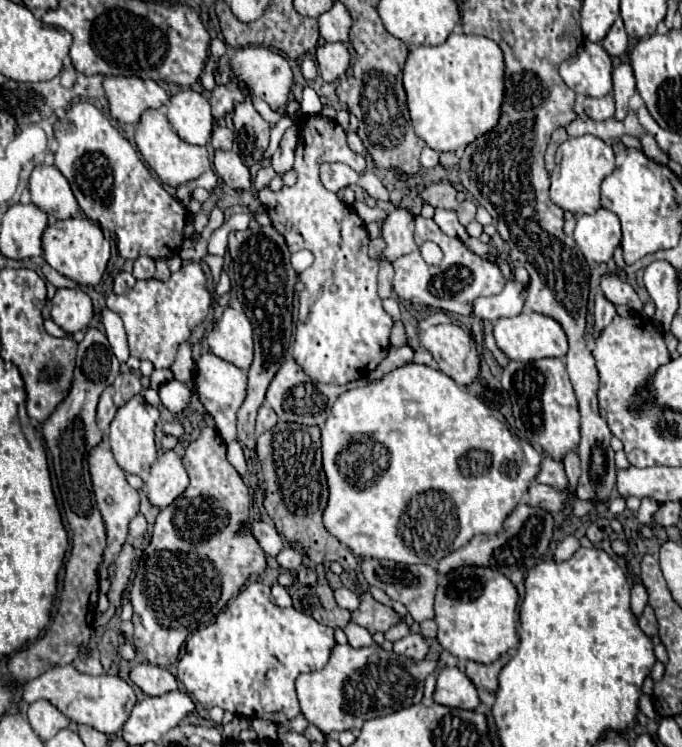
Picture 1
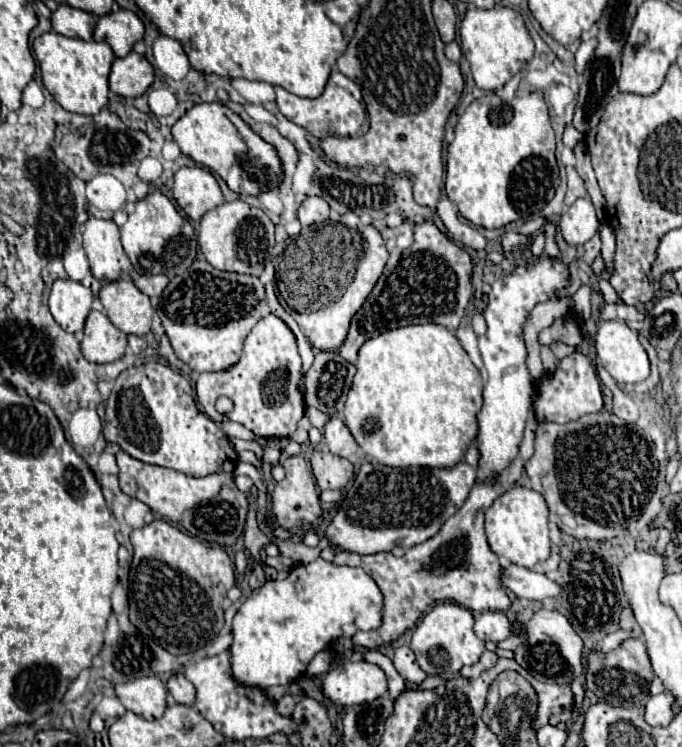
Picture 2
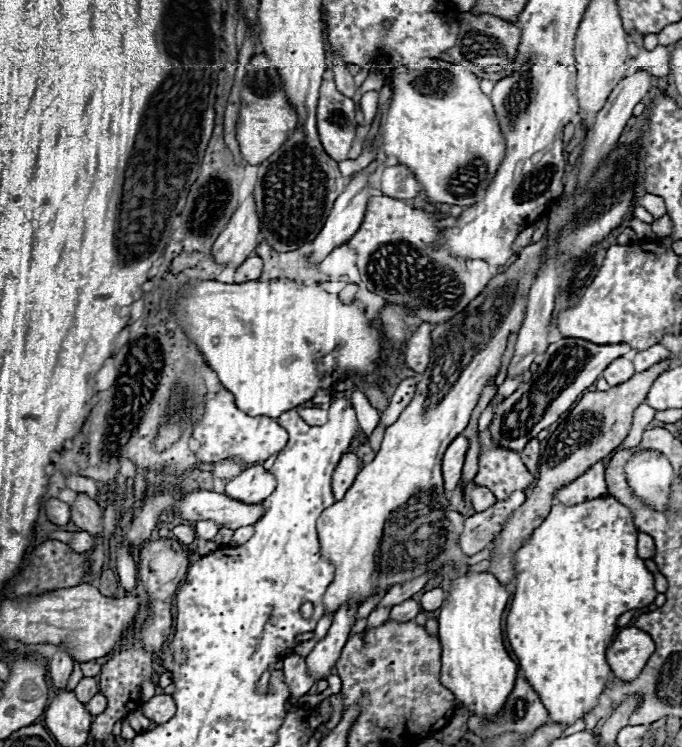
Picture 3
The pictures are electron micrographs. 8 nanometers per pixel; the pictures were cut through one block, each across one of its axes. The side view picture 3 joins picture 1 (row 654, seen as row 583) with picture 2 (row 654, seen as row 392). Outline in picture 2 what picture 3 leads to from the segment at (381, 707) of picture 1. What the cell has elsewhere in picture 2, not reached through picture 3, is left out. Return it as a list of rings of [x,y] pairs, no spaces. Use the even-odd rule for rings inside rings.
[[[442,602],[438,606],[434,606],[416,626],[416,630],[412,634],[412,642],[410,642],[410,648],[416,654],[420,668],[428,676],[434,676],[436,672],[438,674],[456,674],[462,666],[476,664],[480,654],[486,648],[484,648],[484,642],[480,638],[476,638],[472,626],[474,626],[474,616],[470,610],[466,610],[458,604],[452,604],[452,602]]]

